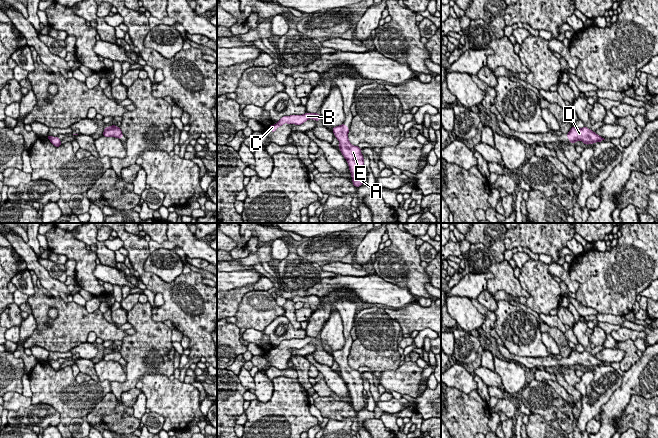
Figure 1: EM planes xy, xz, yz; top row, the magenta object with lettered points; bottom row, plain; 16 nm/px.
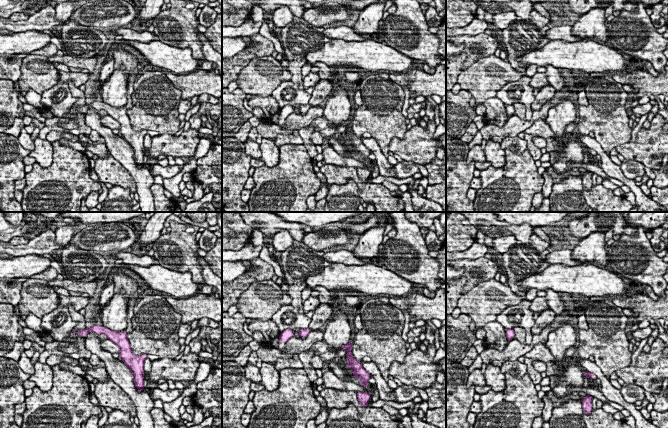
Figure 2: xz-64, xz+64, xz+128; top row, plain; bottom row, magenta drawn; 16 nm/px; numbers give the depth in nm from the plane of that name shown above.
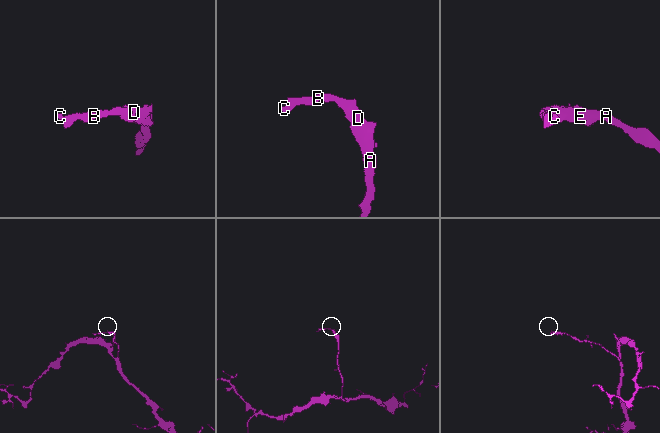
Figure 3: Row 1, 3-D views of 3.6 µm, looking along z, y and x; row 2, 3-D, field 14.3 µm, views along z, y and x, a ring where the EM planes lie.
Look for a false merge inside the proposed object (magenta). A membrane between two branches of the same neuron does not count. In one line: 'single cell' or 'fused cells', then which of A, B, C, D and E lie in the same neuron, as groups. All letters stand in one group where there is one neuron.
single cell; A B C D E

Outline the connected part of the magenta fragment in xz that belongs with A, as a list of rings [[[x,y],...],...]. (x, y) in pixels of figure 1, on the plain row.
[[[342,348],[332,353],[335,362],[339,364],[339,373],[345,383],[347,384],[352,406],[355,411],[360,411],[366,406],[366,400],[363,395],[364,382],[361,378],[361,372],[353,370],[348,363],[349,352]]]

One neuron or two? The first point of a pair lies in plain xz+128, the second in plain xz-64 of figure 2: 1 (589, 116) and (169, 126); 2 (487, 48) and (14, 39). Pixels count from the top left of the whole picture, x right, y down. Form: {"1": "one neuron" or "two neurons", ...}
{"1": "one neuron", "2": "two neurons"}

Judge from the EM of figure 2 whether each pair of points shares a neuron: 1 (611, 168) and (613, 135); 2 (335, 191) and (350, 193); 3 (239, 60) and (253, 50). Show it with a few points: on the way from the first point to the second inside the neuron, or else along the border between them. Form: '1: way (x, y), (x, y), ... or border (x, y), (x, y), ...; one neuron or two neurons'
1: border (594, 138), (609, 155); two neurons
2: way (339, 193), (346, 193); one neuron
3: way (242, 59), (250, 53); one neuron

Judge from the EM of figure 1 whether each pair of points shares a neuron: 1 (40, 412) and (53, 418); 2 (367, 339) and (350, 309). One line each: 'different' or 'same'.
1: same
2: different

